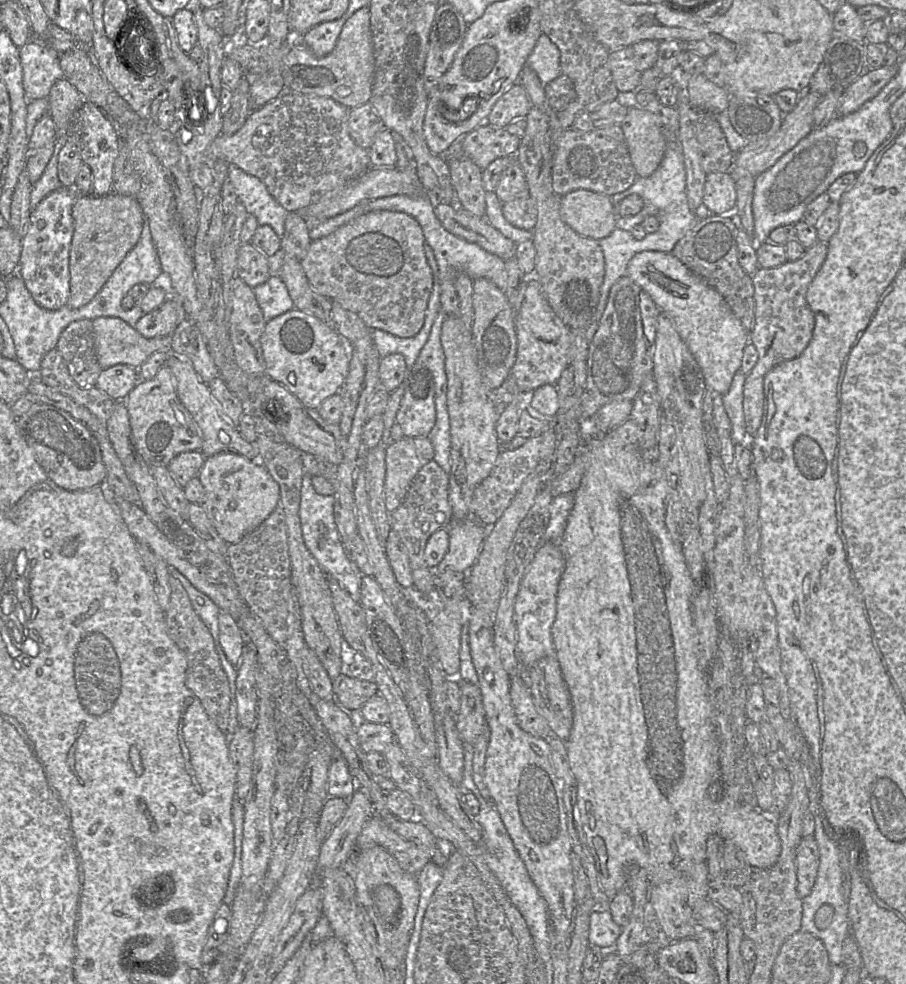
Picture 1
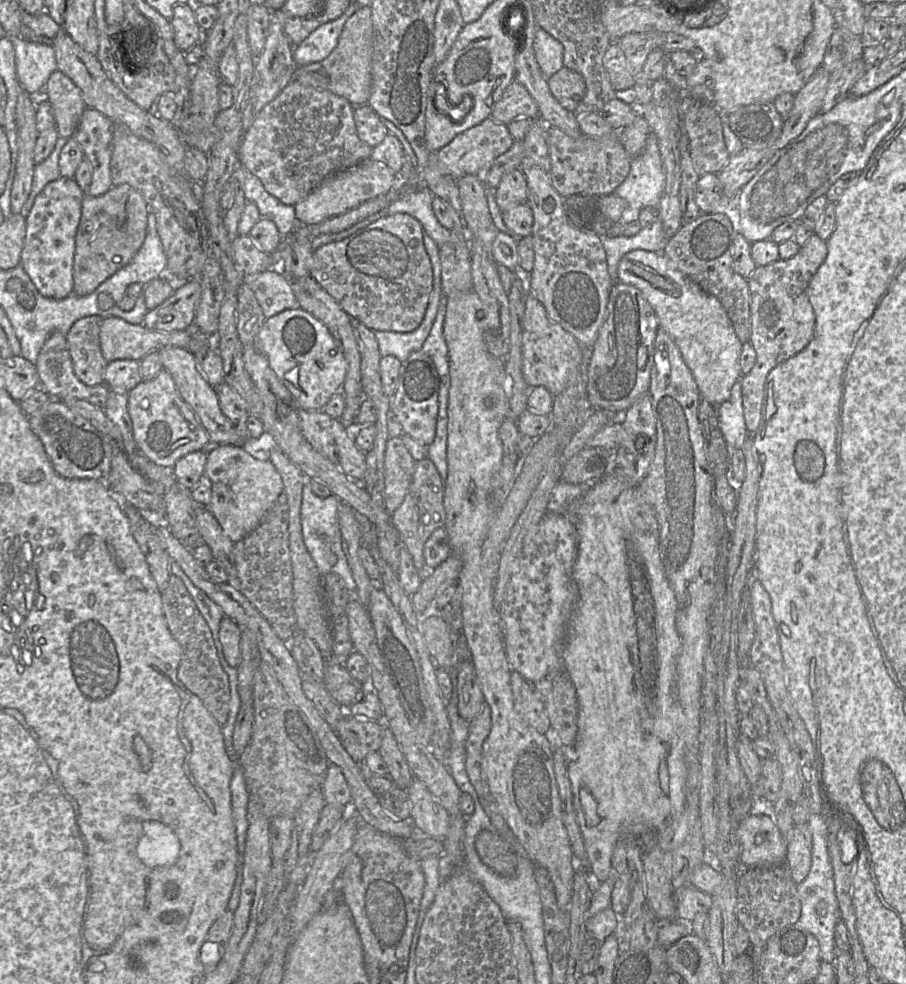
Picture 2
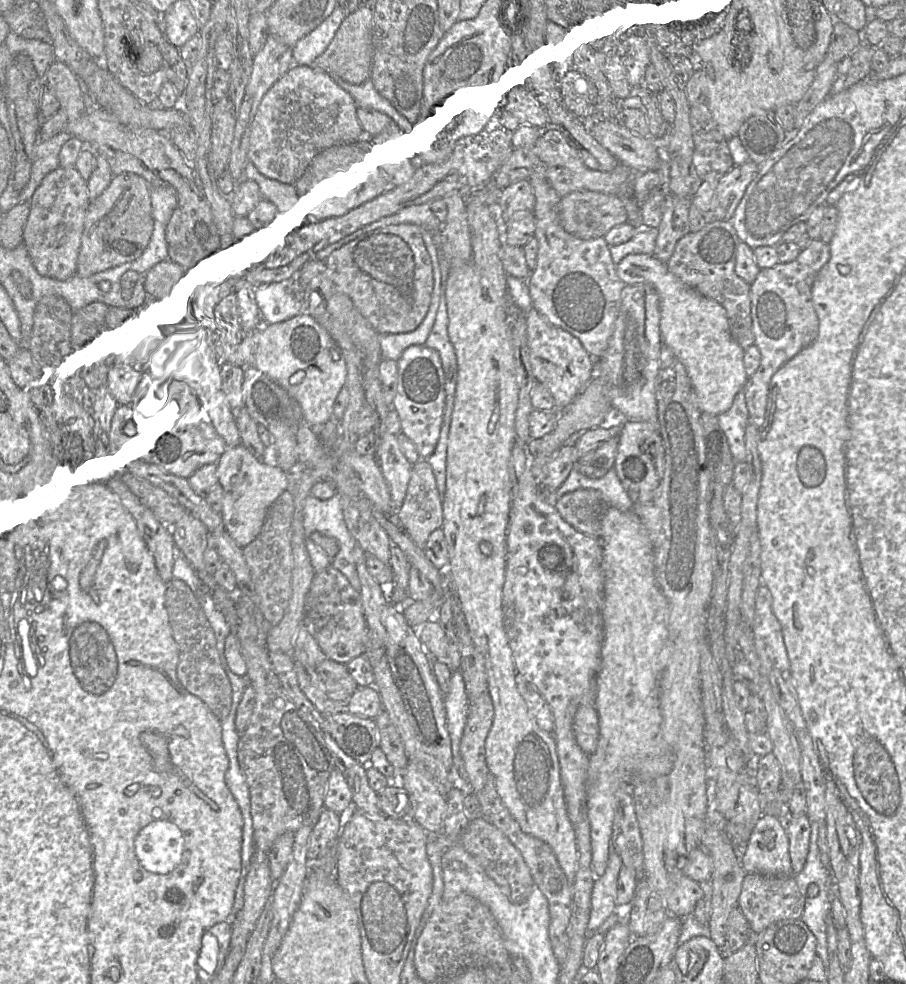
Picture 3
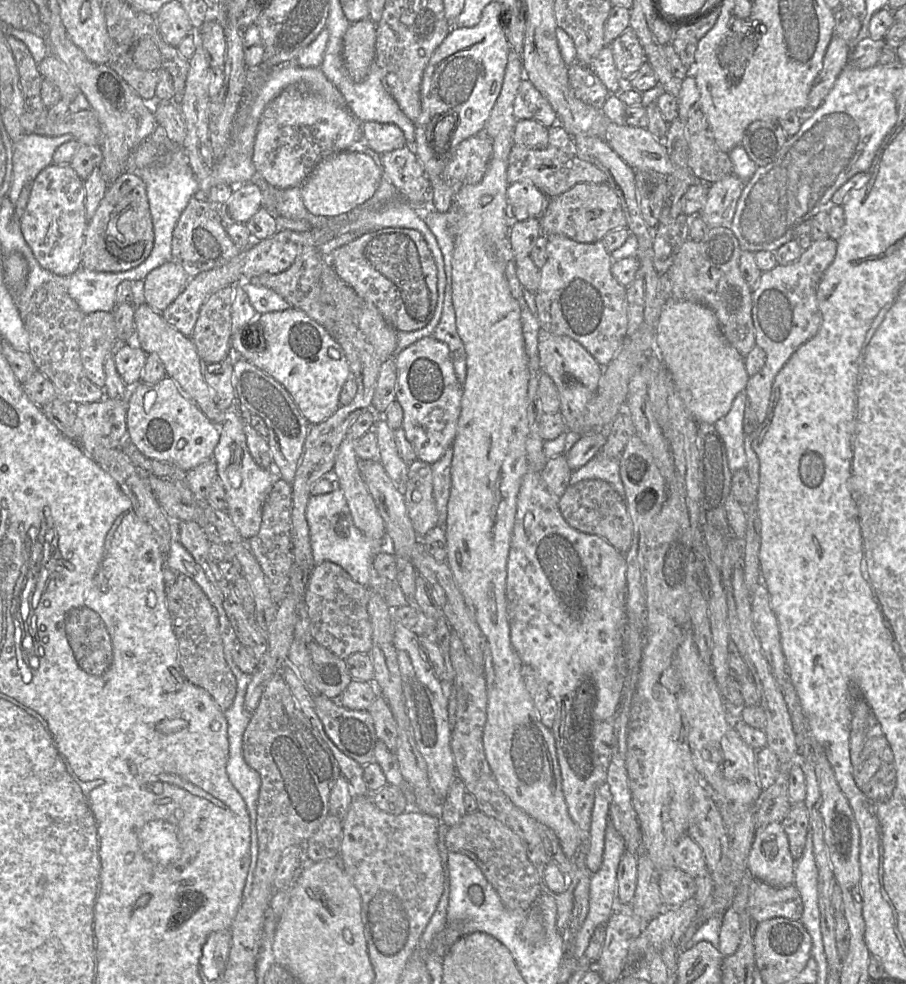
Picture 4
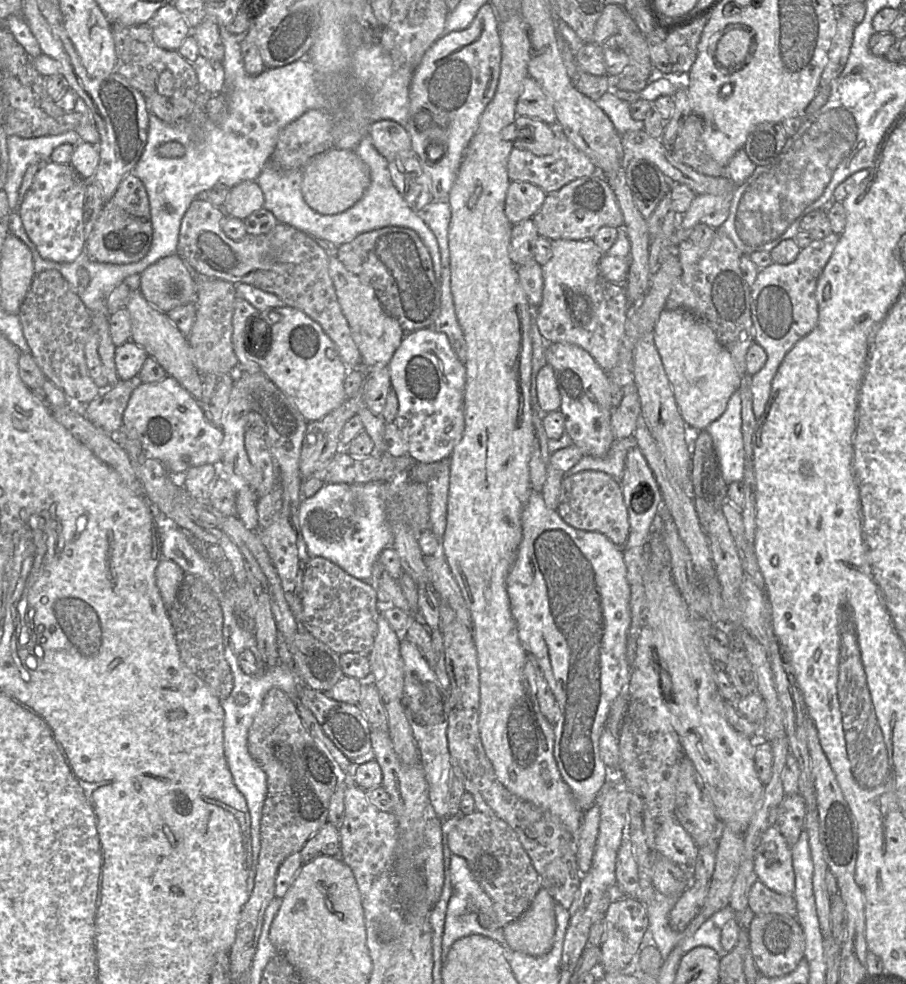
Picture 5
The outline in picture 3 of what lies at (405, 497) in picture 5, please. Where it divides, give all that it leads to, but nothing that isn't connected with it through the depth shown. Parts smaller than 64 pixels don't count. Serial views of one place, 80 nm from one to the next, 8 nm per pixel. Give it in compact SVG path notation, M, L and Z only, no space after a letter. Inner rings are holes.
M310 493L304 502L303 526L307 551L315 572L323 570L328 566L332 566L339 570L347 578L353 588L359 591L360 581L354 559L354 549L359 545L349 532L345 523L340 495L336 493L328 499L319 499ZM315 531L320 532L327 537L334 538L337 541L339 550L335 556L328 556L323 548L311 539L311 534Z

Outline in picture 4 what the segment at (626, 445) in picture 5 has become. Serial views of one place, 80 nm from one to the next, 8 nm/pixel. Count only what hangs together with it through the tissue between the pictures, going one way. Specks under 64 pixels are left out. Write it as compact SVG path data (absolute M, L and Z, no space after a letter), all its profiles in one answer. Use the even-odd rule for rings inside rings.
M597 452L585 465L572 471L569 485L586 479L600 479L609 483L625 500L625 490L619 474L619 457L609 458Z

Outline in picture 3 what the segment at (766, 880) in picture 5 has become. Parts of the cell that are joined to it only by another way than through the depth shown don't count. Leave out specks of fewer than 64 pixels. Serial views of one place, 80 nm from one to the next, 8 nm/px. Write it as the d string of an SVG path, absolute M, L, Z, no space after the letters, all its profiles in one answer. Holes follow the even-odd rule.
M762 815L755 824L740 861L746 873L792 875L784 819Z

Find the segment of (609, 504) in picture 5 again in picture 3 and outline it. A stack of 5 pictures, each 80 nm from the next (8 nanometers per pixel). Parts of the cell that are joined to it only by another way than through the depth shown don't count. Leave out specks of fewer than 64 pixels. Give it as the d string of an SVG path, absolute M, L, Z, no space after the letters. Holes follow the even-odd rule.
M578 489L564 494L556 502L555 507L574 529L598 538L601 519L610 505L600 492L593 489Z

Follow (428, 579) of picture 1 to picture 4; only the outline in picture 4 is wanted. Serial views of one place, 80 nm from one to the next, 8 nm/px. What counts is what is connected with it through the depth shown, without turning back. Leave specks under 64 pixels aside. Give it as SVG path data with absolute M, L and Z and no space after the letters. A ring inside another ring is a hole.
M418 458L408 464L408 480L404 499L413 528L421 539L438 525L430 464Z

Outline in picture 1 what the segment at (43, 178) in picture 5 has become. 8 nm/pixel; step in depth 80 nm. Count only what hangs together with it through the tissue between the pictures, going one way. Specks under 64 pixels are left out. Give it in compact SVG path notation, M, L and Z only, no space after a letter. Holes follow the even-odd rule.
M61 187L40 201L30 213L27 233L22 238L22 252L17 274L22 278L34 301L47 310L67 305L70 297L69 257L74 233L72 206L79 193Z

